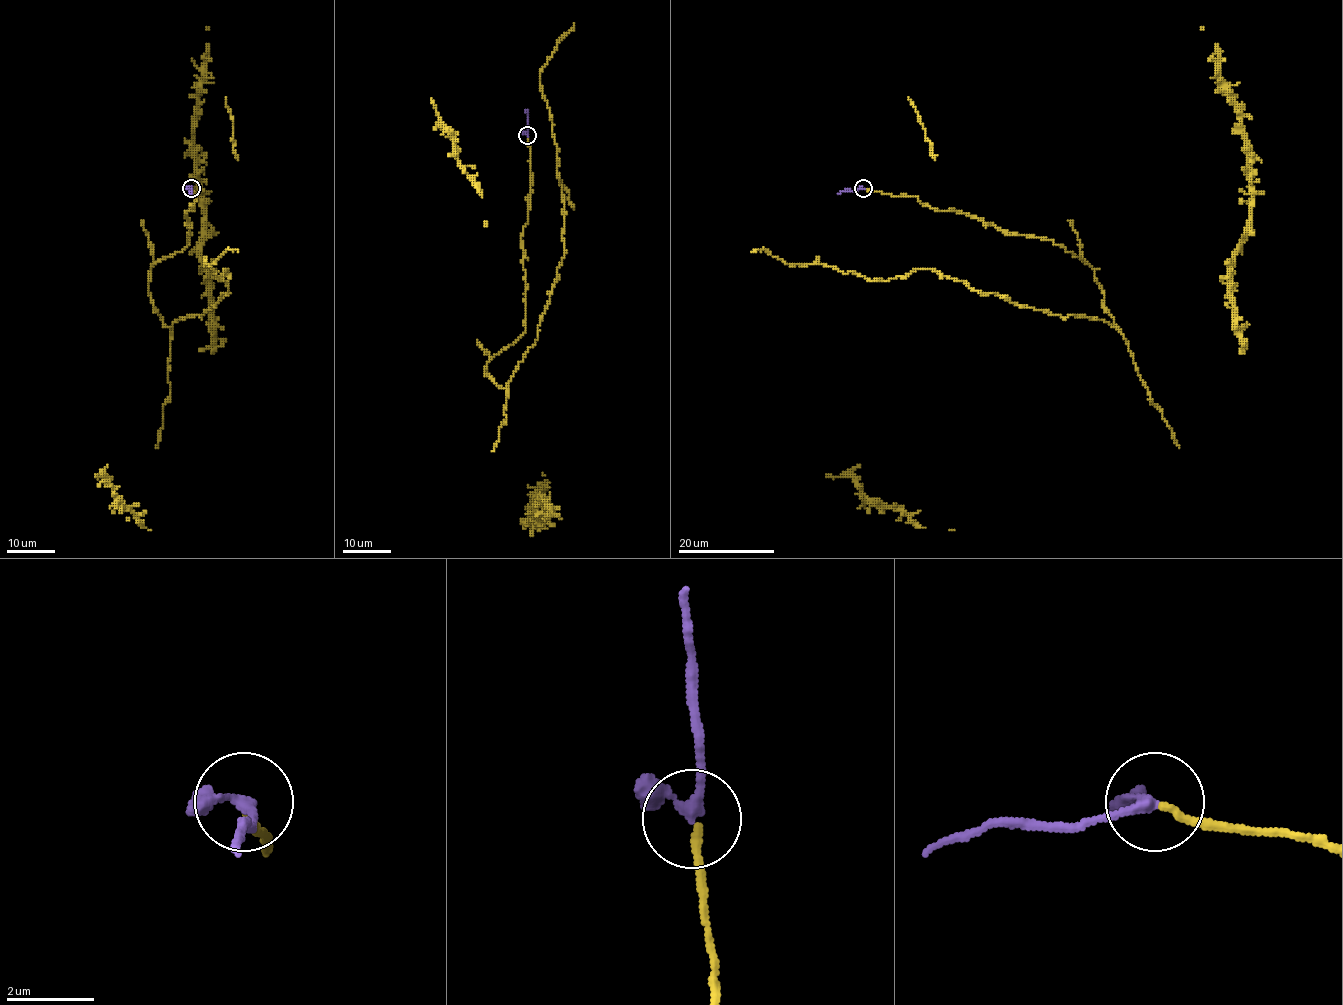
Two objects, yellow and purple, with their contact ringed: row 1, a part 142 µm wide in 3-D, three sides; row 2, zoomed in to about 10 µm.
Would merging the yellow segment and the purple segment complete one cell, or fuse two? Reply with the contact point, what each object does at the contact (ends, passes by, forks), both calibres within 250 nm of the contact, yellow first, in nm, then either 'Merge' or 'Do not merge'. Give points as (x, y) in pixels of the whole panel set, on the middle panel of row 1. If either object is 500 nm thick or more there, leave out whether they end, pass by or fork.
Place: (527, 135). At the ring yellow ends. At the ring purple passes by. Thickness 170 nm (yellow) against 200 nm. Merge

